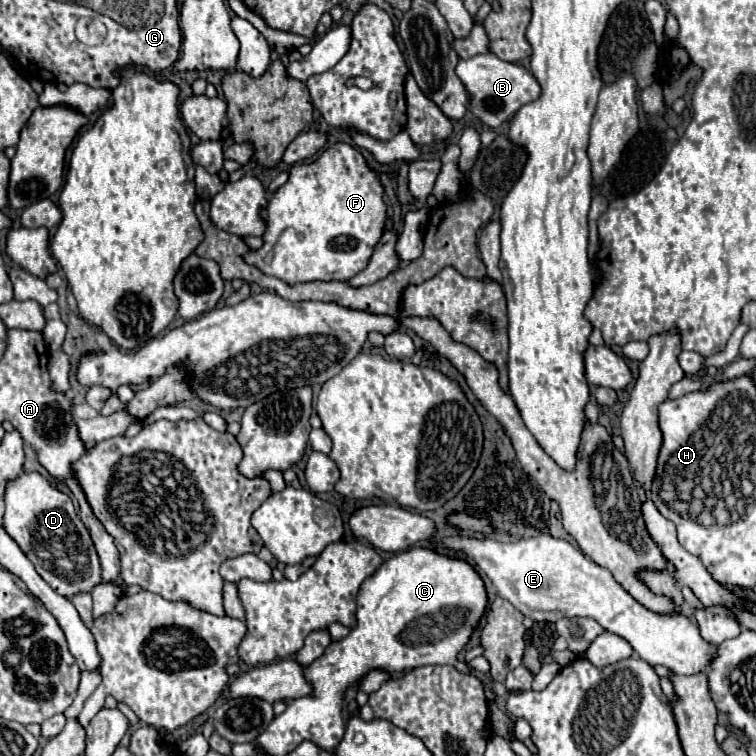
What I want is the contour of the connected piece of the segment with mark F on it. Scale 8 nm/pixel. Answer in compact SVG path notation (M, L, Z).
M332 144L316 162L292 166L288 182L270 194L268 204L260 210L266 224L266 232L262 234L264 244L258 250L248 250L248 254L244 254L244 262L260 268L266 276L284 280L290 286L314 280L350 280L366 268L372 250L384 232L386 204L382 196L384 190L378 174L368 168L362 154L350 144Z

